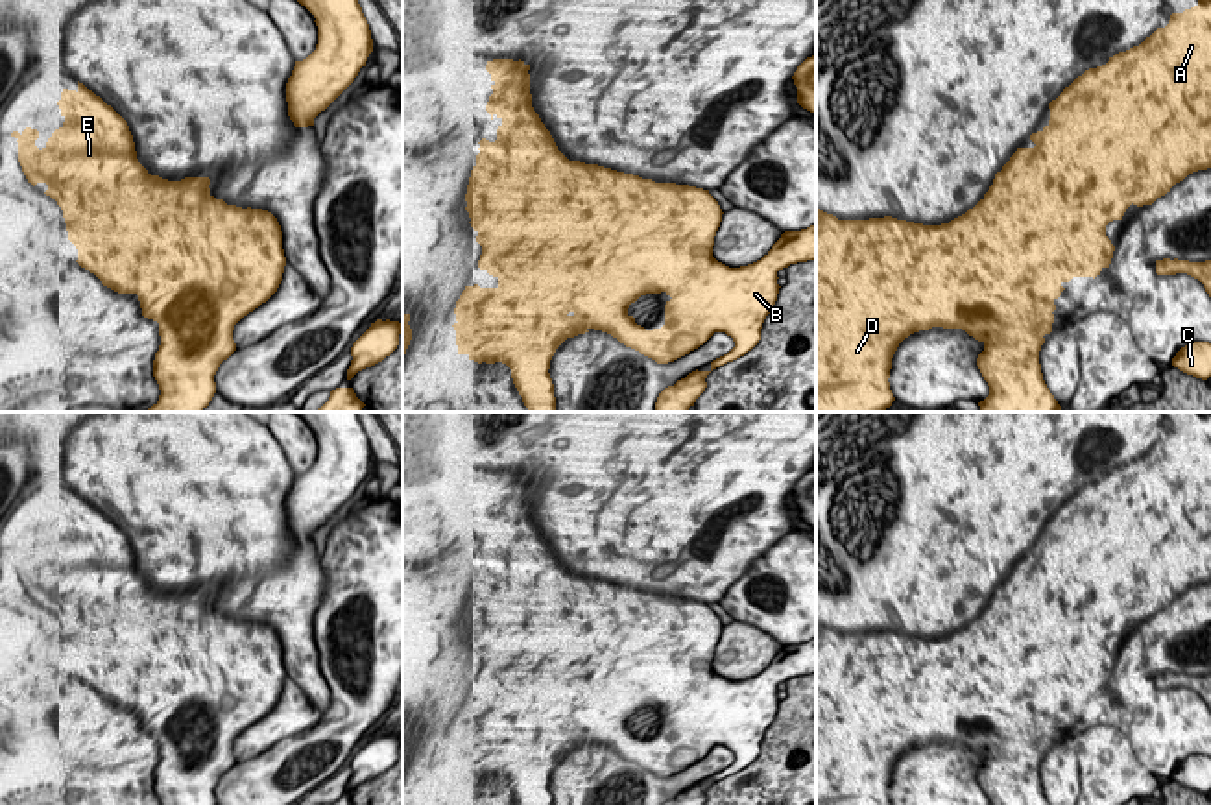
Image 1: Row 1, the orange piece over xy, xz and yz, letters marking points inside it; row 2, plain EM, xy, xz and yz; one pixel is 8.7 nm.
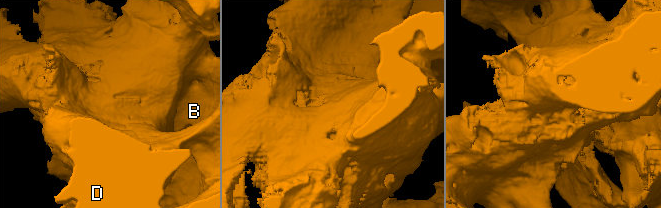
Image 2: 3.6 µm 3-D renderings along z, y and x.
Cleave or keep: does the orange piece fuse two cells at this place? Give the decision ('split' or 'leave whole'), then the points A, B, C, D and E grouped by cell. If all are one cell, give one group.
leave whole | A B C D E

